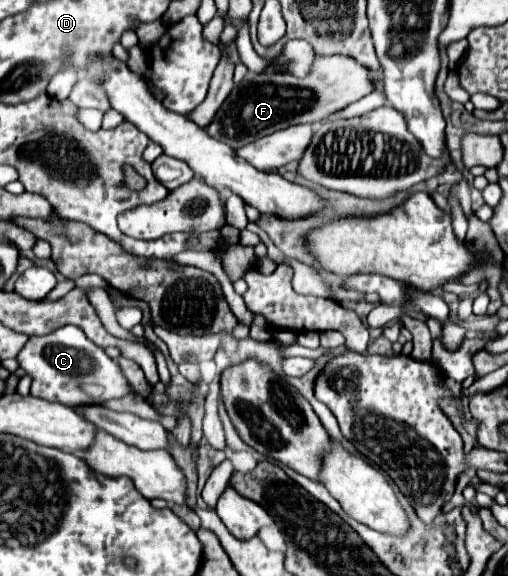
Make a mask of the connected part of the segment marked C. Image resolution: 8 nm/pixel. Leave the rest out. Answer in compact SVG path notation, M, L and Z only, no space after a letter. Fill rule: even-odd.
M64 325L44 337L30 337L20 351L18 361L20 367L34 379L30 393L40 399L76 407L82 403L104 403L132 393L120 365L110 359L102 347L88 341L84 331L76 325Z

